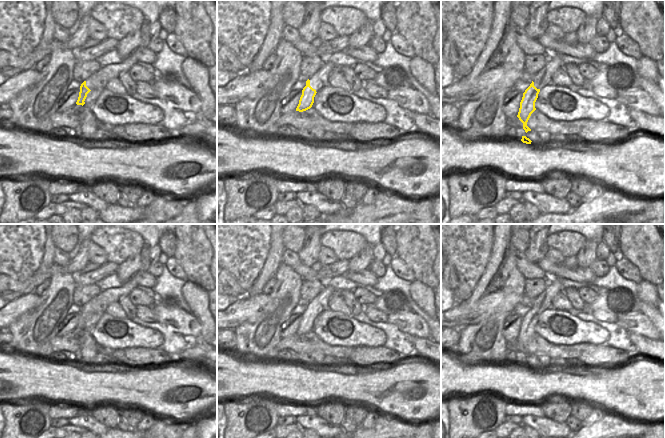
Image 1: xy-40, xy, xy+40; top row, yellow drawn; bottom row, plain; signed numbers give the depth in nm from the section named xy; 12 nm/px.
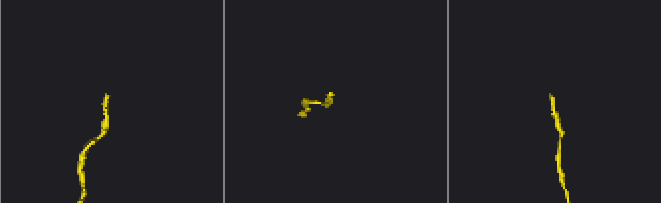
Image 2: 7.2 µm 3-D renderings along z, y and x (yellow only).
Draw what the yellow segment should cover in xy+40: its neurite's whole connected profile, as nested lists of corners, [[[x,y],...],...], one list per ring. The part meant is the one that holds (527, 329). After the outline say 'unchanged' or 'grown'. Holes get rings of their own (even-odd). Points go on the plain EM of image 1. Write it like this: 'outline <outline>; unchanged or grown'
outline [[[553,278],[548,284],[546,290],[534,300],[532,307],[523,317],[517,341],[523,347],[523,353],[526,357],[531,355],[531,353],[527,350],[527,346],[531,338],[536,334],[535,326],[540,314],[542,313],[542,311],[539,310],[539,307],[549,297],[554,298],[560,291],[563,291],[560,280],[558,278]]]; grown

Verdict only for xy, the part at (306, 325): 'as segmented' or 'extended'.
extended

